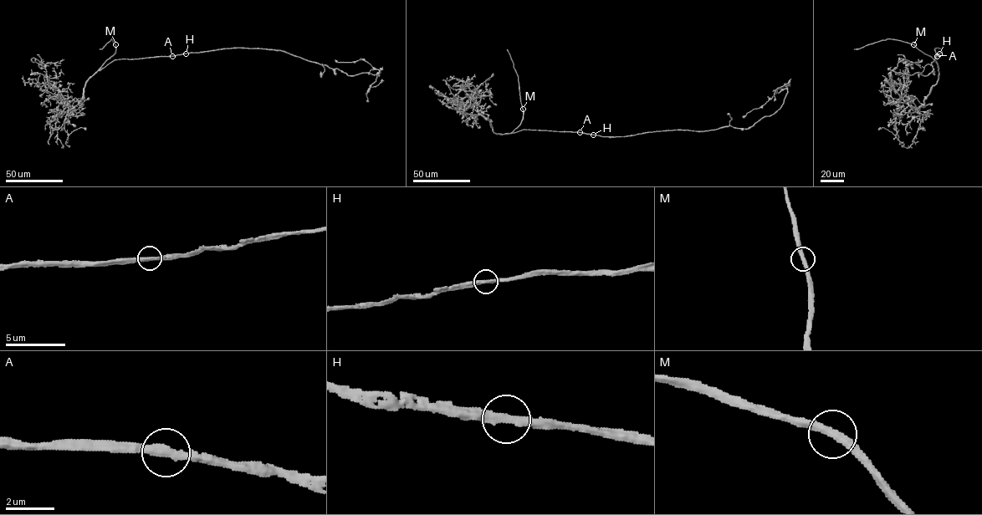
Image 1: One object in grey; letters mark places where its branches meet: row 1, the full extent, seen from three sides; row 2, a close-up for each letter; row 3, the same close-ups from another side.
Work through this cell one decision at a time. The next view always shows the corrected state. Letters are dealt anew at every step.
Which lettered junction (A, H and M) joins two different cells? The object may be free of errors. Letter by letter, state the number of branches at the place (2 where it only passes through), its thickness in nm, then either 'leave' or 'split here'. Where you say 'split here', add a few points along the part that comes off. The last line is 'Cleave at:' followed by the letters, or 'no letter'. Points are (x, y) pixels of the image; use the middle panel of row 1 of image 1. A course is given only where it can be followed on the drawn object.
A: 2 branches meet; 320 nm thick; leave
H: 2 branches meet; 320 nm thick; leave
M: 2 branches meet; 320 nm thick; leave
Cleave at: no letter

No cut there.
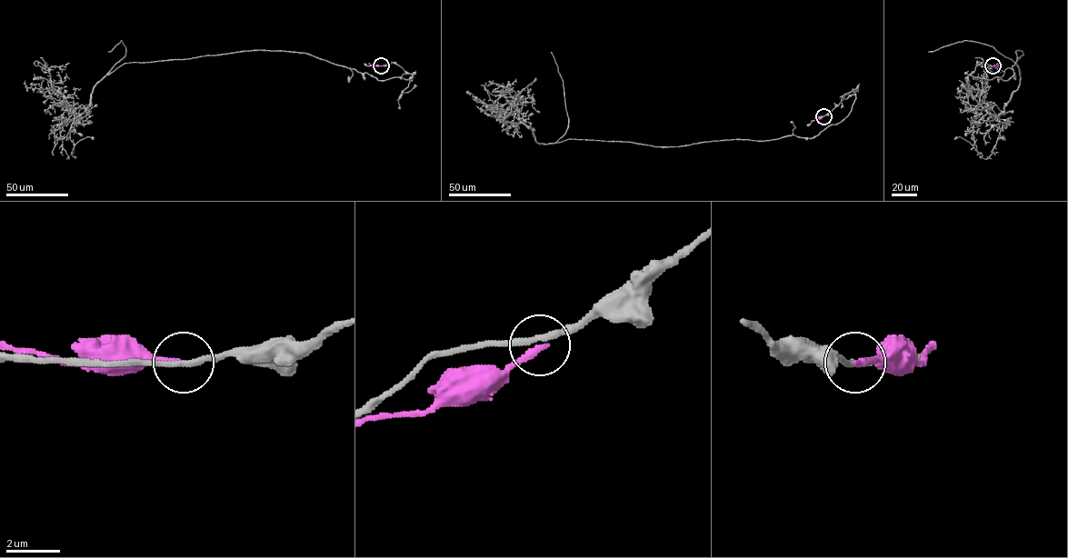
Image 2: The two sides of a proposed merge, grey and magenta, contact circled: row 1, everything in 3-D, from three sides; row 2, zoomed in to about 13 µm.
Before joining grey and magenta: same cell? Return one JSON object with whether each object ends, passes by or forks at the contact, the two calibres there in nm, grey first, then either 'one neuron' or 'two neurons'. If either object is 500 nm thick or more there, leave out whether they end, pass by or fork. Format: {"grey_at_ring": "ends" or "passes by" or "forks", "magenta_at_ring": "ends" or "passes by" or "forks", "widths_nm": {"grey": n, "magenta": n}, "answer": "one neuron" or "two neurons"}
{"grey_at_ring": "passes by", "magenta_at_ring": "ends", "widths_nm": {"grey": 220, "magenta": 260}, "answer": "two neurons"}

